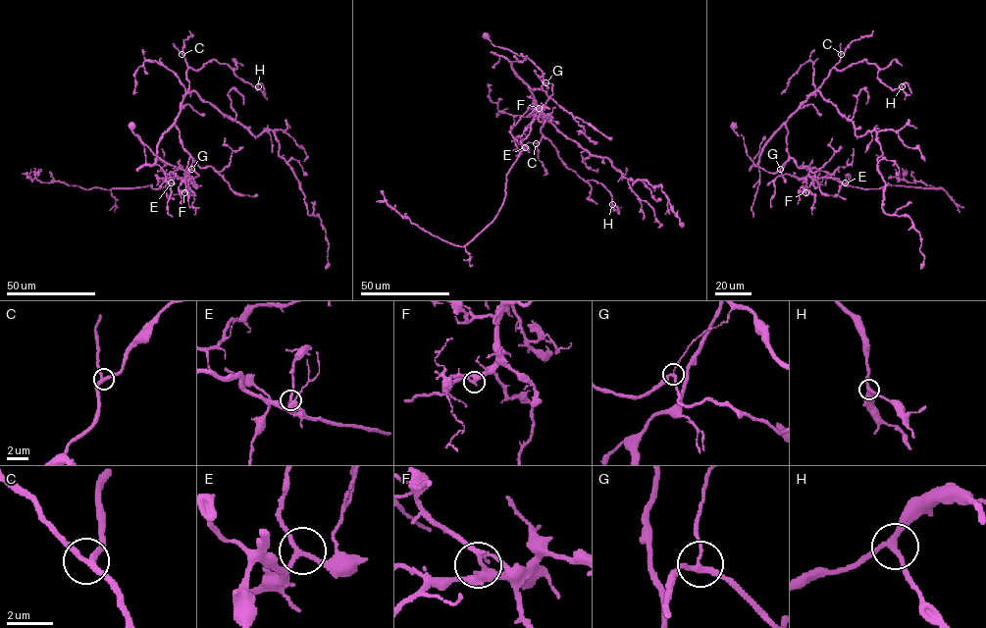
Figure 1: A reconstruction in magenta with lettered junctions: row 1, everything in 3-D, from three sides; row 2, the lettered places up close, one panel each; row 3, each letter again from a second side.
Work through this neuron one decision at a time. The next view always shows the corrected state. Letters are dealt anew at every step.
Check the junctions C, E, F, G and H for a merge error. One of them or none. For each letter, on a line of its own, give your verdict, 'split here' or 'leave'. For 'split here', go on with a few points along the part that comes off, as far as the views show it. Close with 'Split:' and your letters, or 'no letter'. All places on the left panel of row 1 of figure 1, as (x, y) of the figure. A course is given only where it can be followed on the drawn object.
C: leave
E: leave
F: leave
G: split here; foreign part runs (191, 170), (197, 176), (170, 179), (169, 184), (158, 189), (151, 185), (85, 189), (26, 178)
H: leave
Split: G

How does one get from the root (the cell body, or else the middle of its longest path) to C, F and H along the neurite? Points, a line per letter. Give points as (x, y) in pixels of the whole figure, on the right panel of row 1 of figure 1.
C: (732, 126), (743, 136), (747, 153), (754, 166), (776, 173), (790, 158), (786, 121), (815, 92), (841, 54)
F: (732, 126), (743, 136), (747, 153), (754, 166), (804, 179), (805, 192)
H: (732, 126), (754, 166), (776, 173), (790, 158), (786, 121), (832, 69), (865, 60), (880, 81), (902, 86)

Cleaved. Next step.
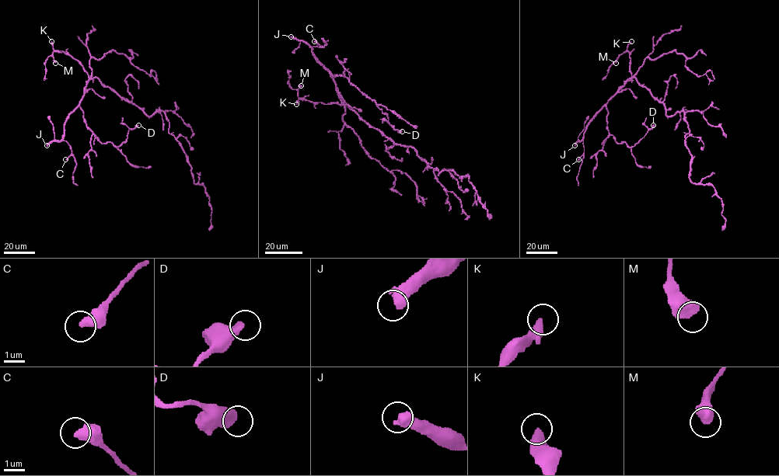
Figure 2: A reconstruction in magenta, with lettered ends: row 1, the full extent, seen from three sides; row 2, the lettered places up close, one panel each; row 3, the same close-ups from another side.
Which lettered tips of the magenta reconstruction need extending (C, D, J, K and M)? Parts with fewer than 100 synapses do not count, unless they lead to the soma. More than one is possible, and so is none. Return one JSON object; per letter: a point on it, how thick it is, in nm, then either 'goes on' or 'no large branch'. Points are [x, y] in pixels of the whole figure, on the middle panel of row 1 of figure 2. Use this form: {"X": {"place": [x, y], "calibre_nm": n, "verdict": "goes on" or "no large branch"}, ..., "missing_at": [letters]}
{"C": {"place": [314, 41], "calibre_nm": 500, "verdict": "no large branch"}, "D": {"place": [402, 131], "calibre_nm": 480, "verdict": "no large branch"}, "J": {"place": [291, 36], "calibre_nm": 550, "verdict": "goes on"}, "K": {"place": [296, 104], "calibre_nm": 320, "verdict": "no large branch"}, "M": {"place": [301, 85], "calibre_nm": 600, "verdict": "no large branch"}, "missing_at": ["J"]}

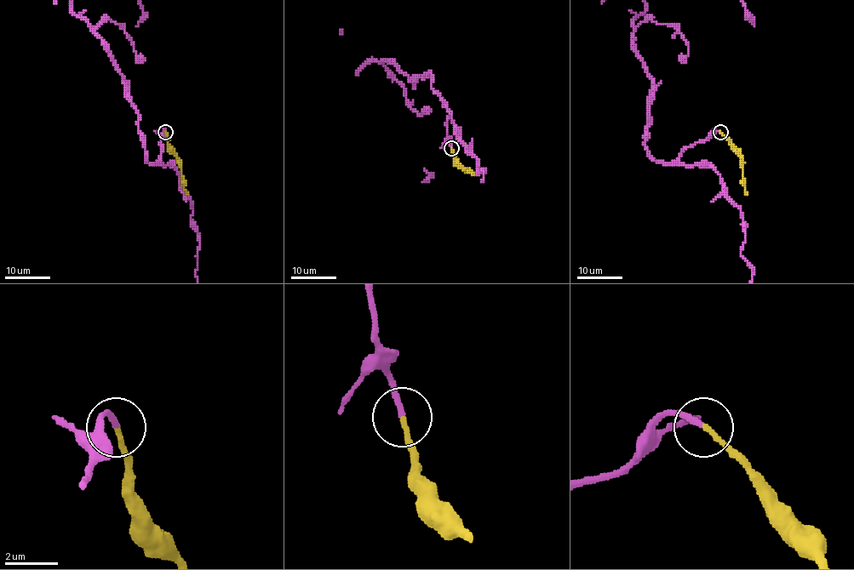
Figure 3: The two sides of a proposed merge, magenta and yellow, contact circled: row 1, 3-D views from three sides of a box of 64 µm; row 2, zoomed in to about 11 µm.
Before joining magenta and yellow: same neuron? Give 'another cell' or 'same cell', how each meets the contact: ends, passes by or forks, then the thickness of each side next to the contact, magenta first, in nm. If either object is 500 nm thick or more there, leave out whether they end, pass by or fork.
same cell; magenta ends there; yellow ends there; 220 nm thick on the magenta side, 180 nm on the other

